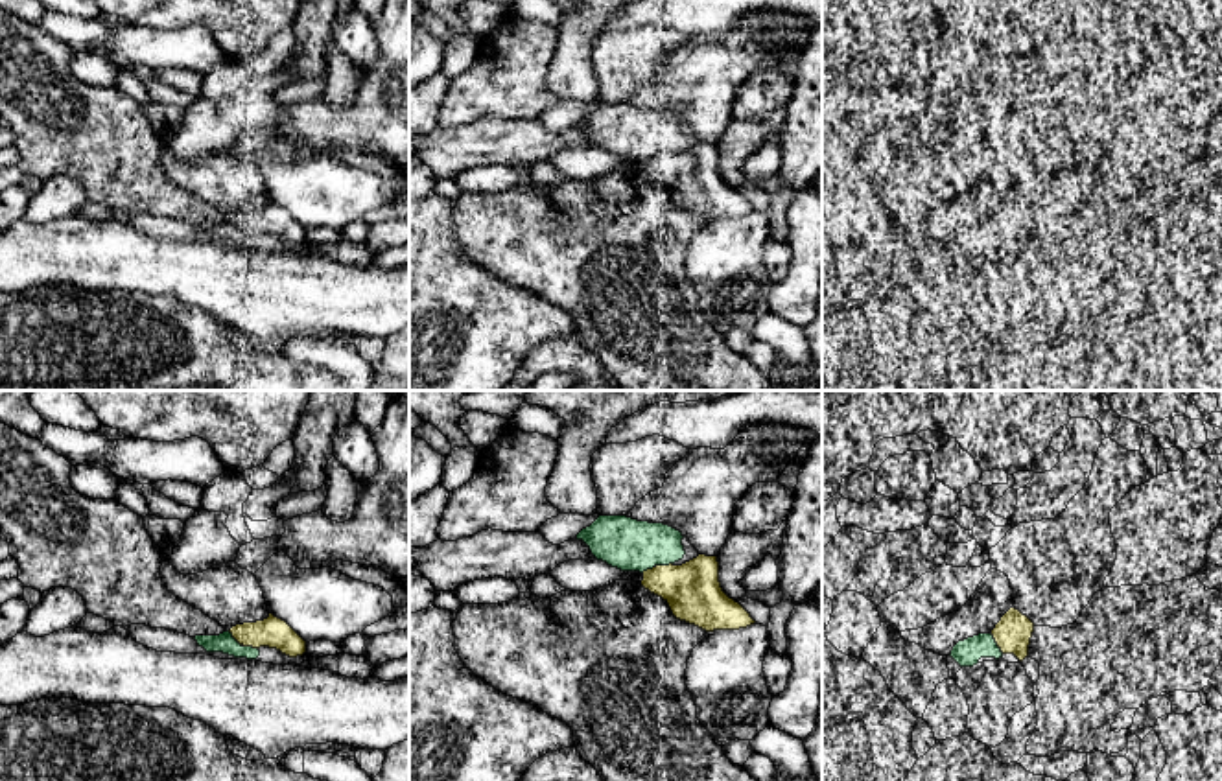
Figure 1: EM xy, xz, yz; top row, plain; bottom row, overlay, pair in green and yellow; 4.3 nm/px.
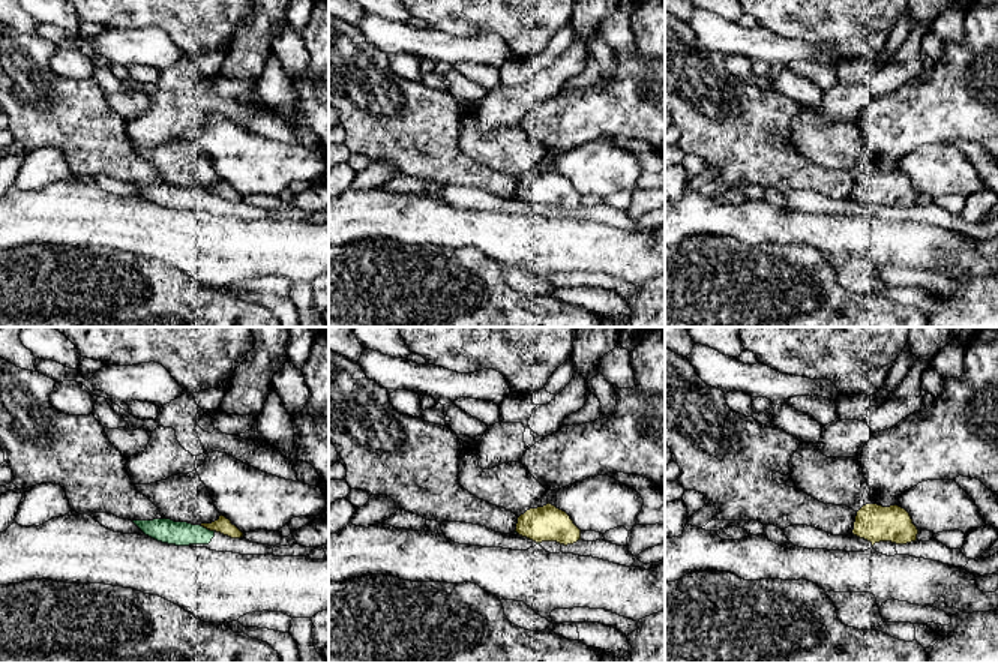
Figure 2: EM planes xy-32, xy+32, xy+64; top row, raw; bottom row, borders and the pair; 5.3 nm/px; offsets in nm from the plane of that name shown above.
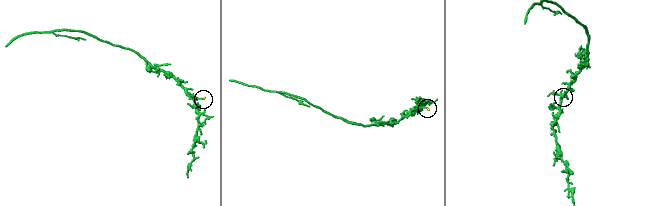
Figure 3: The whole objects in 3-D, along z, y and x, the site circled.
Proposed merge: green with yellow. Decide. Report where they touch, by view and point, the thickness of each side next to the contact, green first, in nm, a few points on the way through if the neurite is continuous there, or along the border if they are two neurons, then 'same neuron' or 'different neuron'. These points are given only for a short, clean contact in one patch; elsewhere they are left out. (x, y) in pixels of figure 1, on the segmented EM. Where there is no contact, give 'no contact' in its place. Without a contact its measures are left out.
yz (996, 643) | 120/160 nm | different neuron

